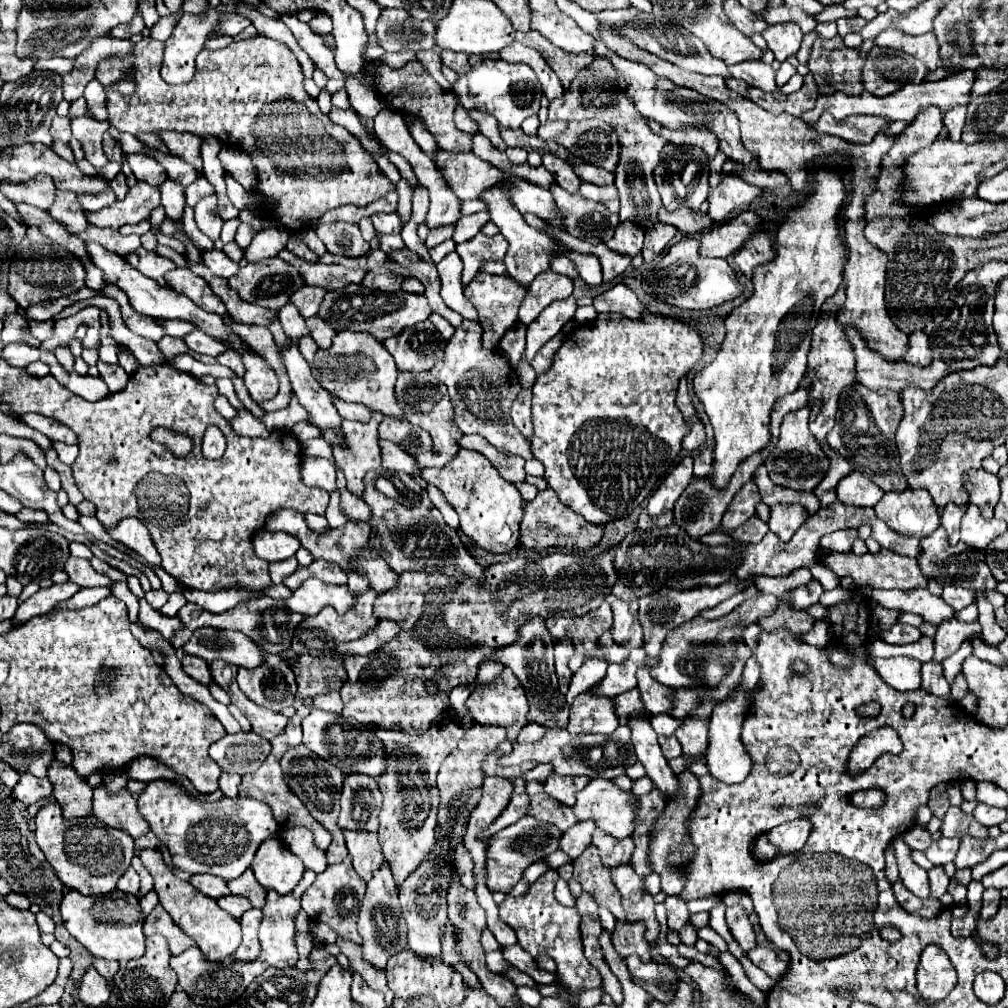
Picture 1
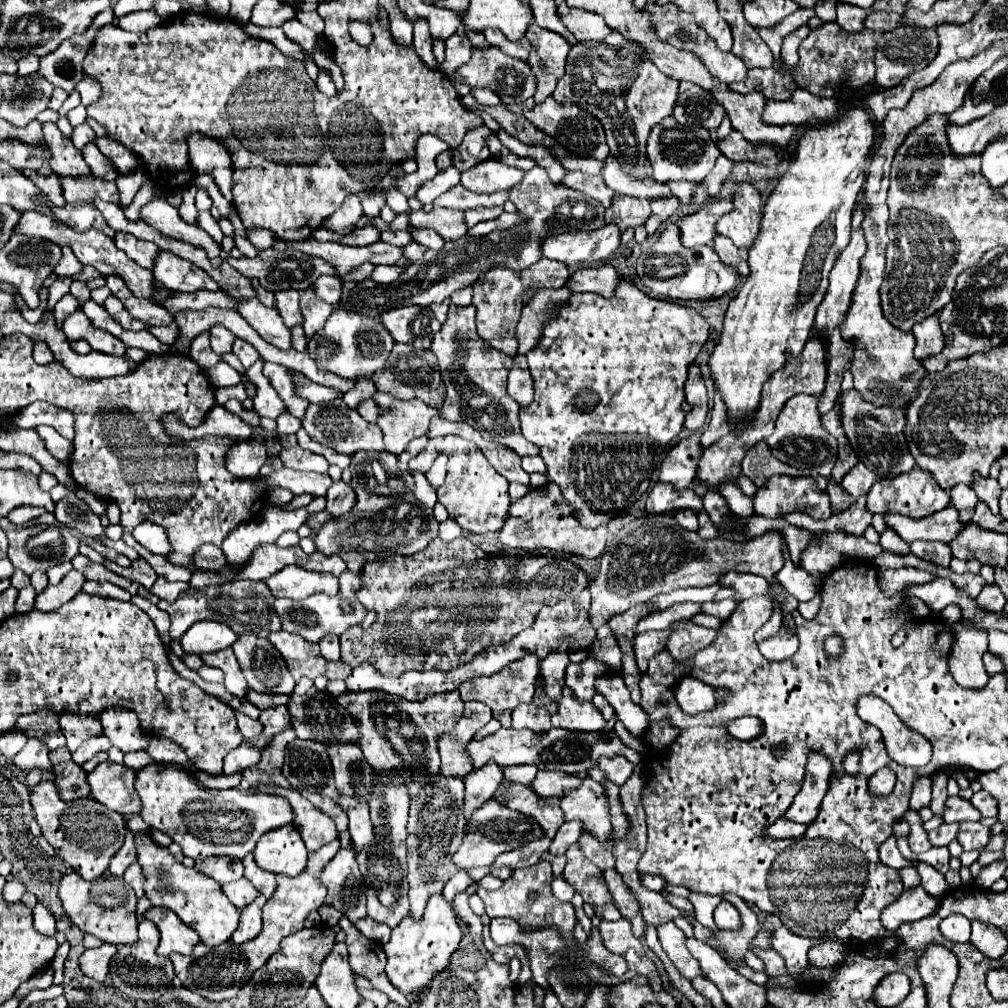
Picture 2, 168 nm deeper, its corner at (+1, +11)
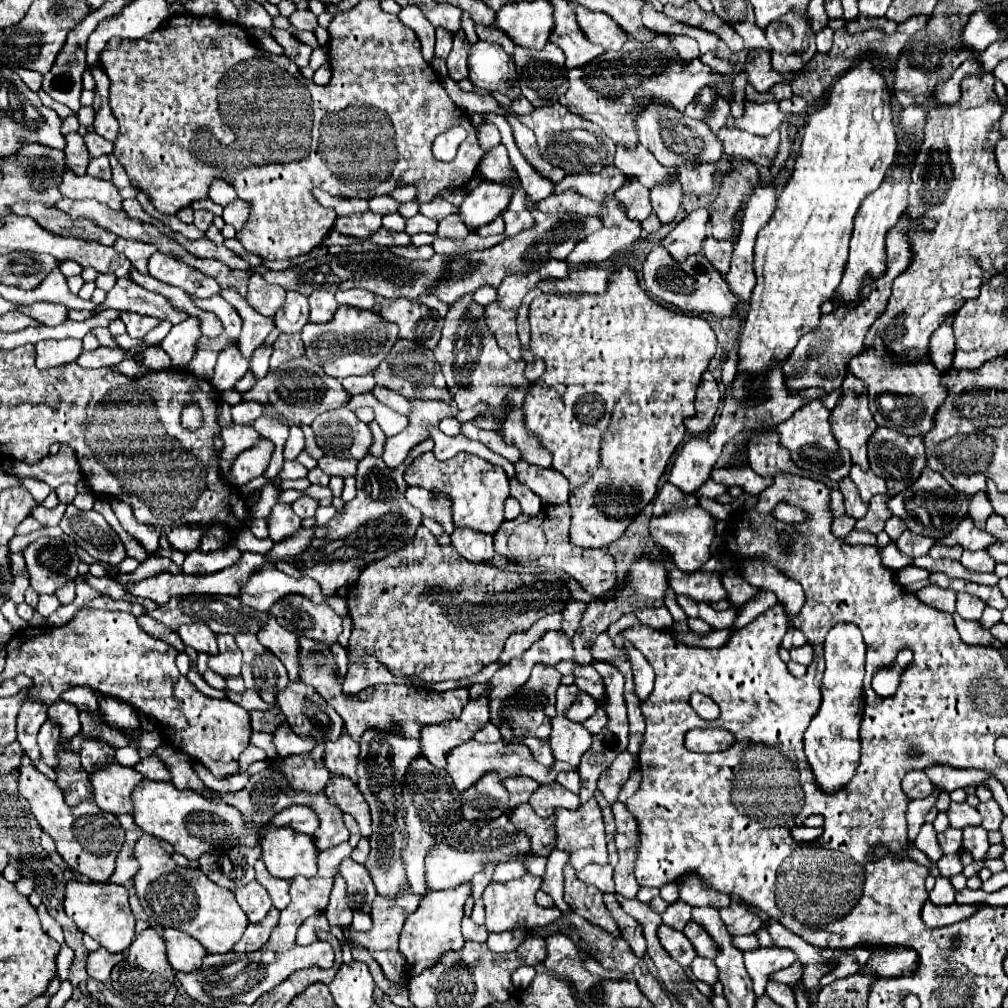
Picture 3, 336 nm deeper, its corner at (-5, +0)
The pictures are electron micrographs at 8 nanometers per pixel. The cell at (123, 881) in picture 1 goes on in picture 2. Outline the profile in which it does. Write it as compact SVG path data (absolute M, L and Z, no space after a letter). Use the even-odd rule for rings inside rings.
M128 831L126 841L122 849L112 857L110 861L110 873L112 875L124 875L124 871L136 861L136 849L134 849L134 835Z

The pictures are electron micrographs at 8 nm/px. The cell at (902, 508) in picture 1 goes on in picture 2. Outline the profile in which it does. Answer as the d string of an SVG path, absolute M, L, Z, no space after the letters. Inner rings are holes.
M914 467L912 471L902 473L894 479L876 481L868 493L866 507L874 515L876 513L898 513L898 515L922 519L922 517L928 517L936 511L942 511L944 507L948 507L948 503L950 503L950 495L938 487L938 483L932 479L932 475L928 471Z

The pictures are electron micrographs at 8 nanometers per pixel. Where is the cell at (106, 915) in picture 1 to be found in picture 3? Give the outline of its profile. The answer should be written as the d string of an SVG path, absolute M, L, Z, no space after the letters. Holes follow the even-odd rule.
M68 880L66 894L64 894L64 912L76 922L76 926L92 936L100 946L110 952L124 952L134 940L134 916L128 904L128 890L124 886L112 882L82 882L82 880Z

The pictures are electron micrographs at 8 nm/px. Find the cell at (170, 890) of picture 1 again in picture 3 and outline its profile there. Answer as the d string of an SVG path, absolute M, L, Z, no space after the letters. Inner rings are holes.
M142 834L134 846L134 856L140 862L140 870L134 876L134 888L146 914L162 928L176 928L196 938L206 952L224 954L242 938L248 918L230 890L214 884L200 868L178 866L160 846L160 840Z

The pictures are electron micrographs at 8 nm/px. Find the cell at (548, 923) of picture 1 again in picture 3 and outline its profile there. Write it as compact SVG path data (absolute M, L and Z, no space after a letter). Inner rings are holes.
M526 872L522 878L510 882L490 882L484 890L484 906L486 906L486 928L490 932L512 930L520 920L526 920L526 928L540 928L542 910L534 902L534 894L540 890L540 878Z

